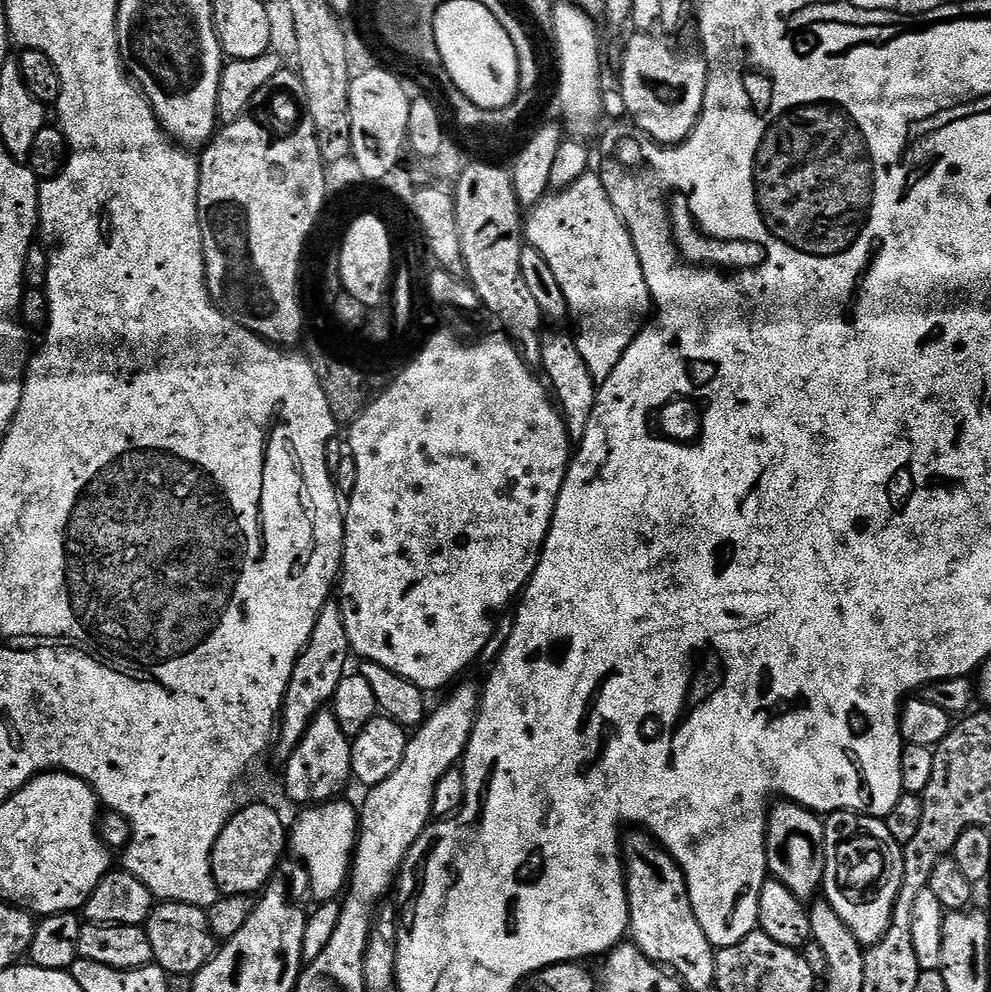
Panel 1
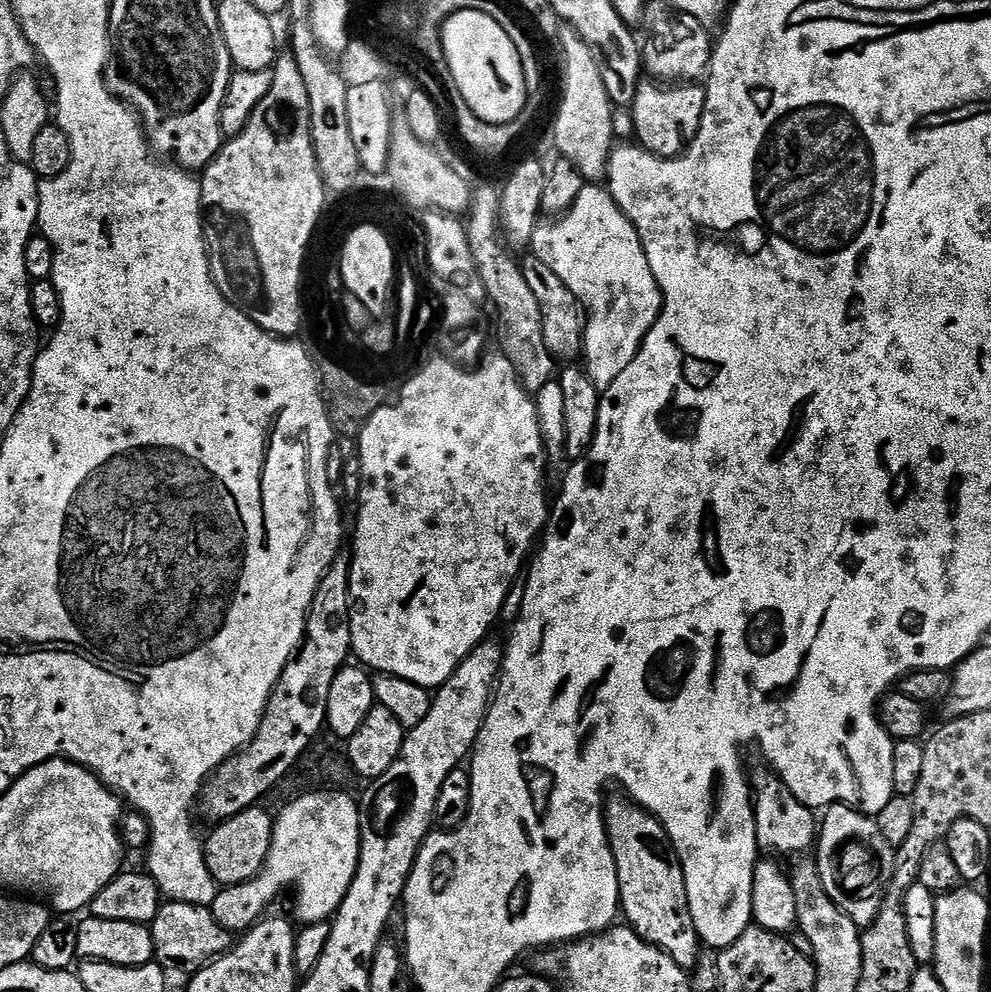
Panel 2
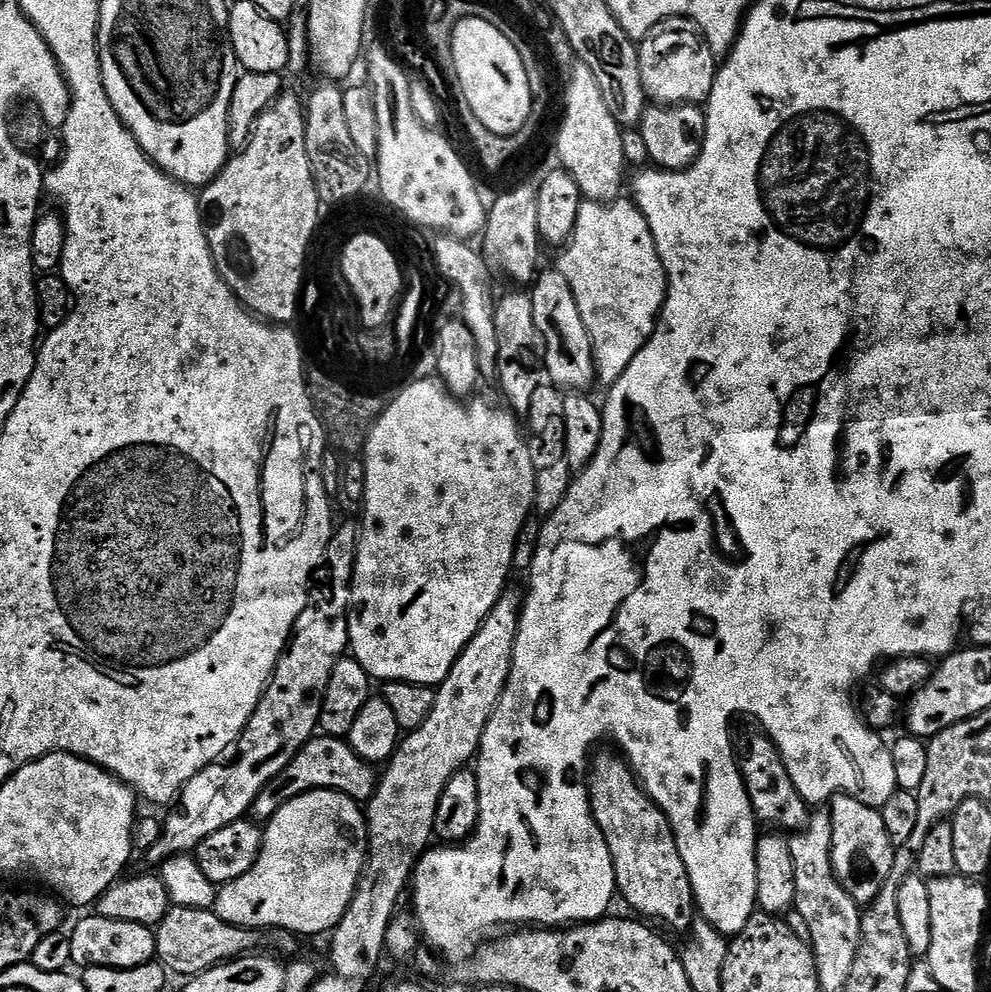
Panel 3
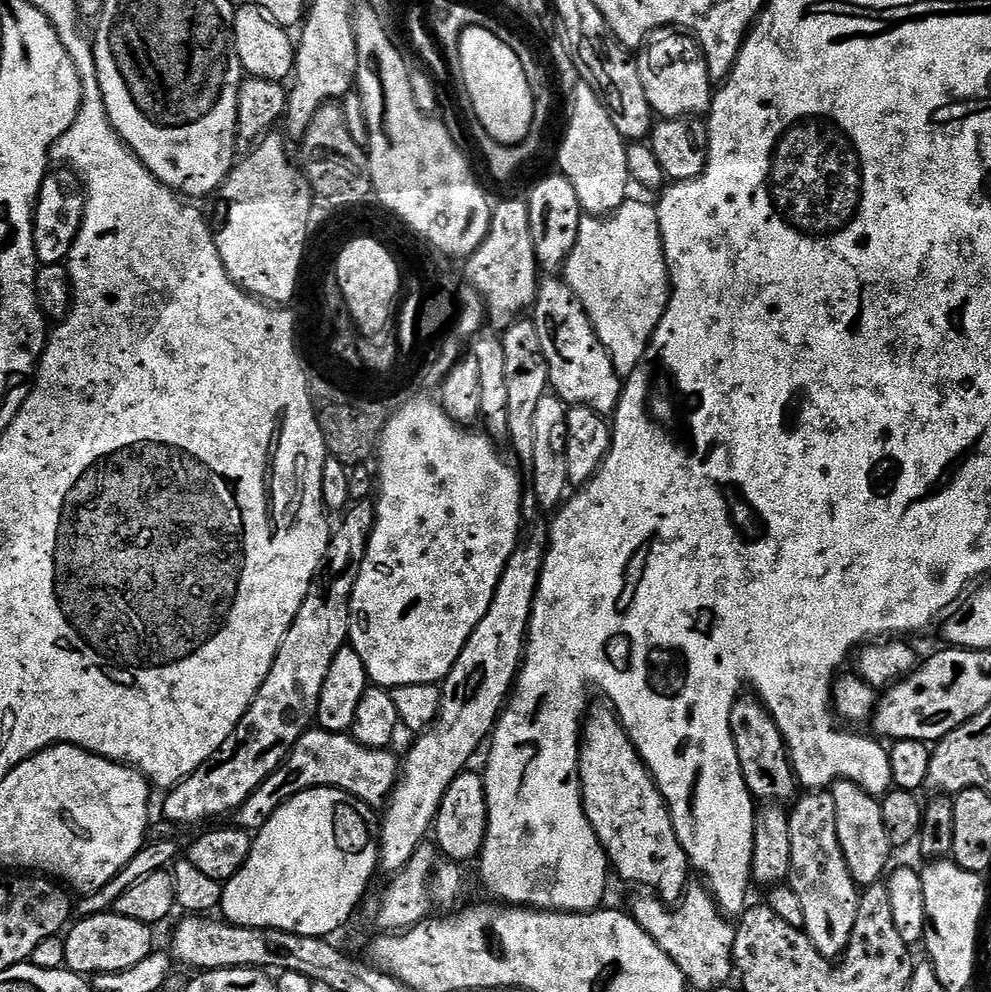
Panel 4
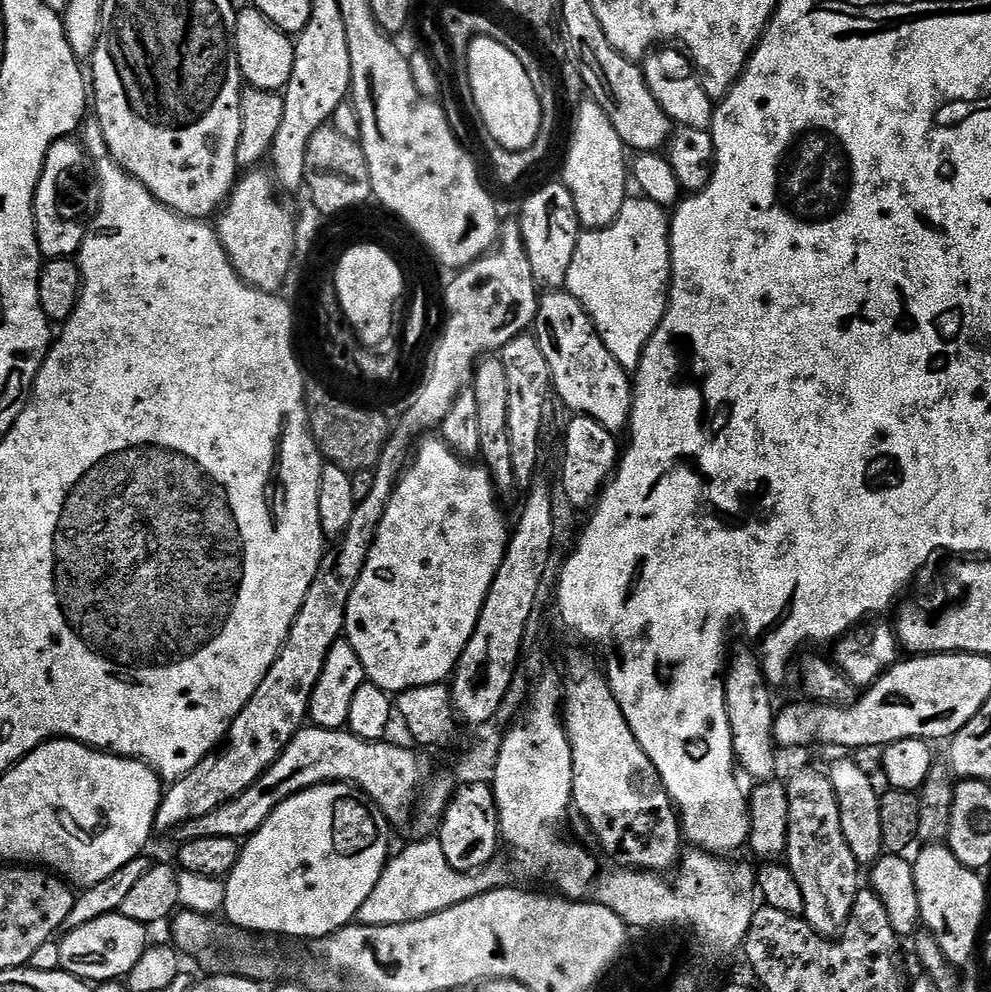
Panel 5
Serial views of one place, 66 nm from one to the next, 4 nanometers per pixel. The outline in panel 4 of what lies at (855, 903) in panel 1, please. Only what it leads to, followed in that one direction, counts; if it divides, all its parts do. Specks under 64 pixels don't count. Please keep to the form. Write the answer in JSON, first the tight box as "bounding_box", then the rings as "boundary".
{"bounding_box":[830,780,894,886],"boundary":[[[837,780],[830,791],[834,798],[834,814],[838,818],[838,842],[853,882],[857,886],[881,883],[890,868],[888,855],[893,855],[894,849],[886,834],[886,822],[882,822],[880,800],[849,780]]]}

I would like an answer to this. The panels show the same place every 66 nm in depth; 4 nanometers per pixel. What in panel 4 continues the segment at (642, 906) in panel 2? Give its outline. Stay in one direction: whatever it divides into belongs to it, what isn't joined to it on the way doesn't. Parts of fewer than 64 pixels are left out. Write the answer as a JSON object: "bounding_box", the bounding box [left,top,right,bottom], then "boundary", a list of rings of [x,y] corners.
{"bounding_box":[580,706,690,905],"boundary":[[[608,706],[603,707],[596,709],[593,707],[582,724],[580,797],[584,803],[584,816],[590,822],[594,834],[598,834],[598,842],[608,855],[611,871],[615,875],[617,872],[622,879],[648,888],[644,890],[651,890],[664,904],[675,905],[684,900],[685,892],[690,885],[688,855],[678,842],[672,811],[668,809],[668,803],[658,790],[656,779],[648,772],[643,758],[638,754],[632,739],[628,737],[628,732],[620,725],[615,711]]]}

